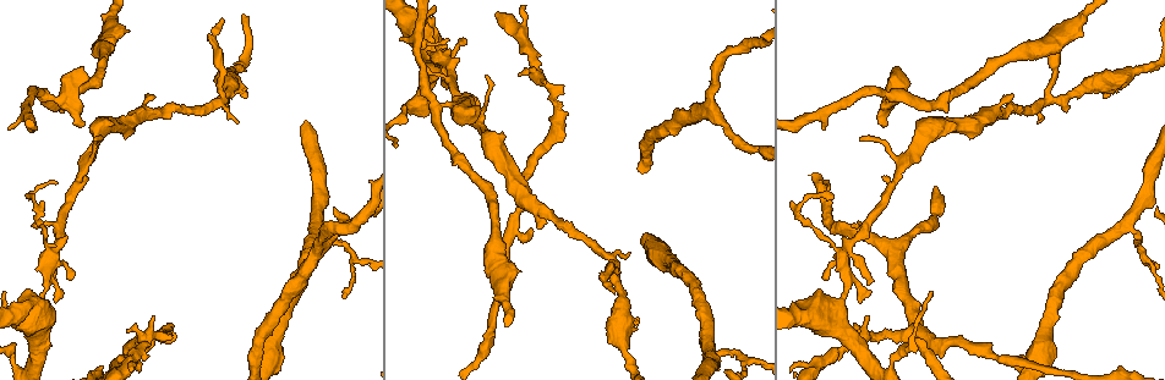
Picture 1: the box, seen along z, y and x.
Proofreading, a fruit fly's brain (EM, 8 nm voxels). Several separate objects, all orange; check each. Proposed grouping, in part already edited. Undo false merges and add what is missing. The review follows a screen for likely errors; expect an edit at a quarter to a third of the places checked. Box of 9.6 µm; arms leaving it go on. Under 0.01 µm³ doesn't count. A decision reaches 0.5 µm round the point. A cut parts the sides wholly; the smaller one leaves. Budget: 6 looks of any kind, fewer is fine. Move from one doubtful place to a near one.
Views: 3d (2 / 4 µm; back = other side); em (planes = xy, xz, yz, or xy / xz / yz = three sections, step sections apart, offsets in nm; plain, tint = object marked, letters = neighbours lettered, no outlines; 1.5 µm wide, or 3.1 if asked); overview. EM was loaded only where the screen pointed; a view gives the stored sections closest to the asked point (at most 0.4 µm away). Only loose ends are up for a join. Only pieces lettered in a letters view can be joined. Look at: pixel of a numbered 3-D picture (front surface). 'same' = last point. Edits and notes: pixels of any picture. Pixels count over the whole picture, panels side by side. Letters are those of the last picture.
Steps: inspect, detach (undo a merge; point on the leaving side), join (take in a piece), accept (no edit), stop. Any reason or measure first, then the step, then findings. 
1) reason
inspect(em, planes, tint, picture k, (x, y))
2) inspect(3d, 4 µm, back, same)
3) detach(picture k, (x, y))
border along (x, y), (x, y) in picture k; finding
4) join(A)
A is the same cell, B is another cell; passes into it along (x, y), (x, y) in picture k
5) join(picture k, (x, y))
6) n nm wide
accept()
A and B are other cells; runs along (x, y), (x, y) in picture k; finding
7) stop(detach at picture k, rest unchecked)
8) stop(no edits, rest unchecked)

inspect(em, yz, step 8, letters, picture 1, (861, 141))

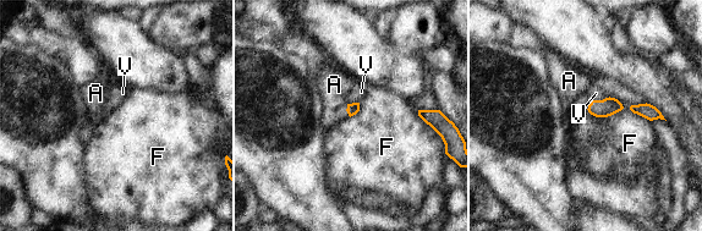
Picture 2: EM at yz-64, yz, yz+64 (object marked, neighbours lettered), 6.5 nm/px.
F touches over 170 nm
join(A)
A is the same cell, F and V are other cells; passes into it along (352, 109), (346, 109), (334, 84) in picture 2; it goes on there

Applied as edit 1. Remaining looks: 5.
inspect(em, planes, letters, picture 1, (315, 222))

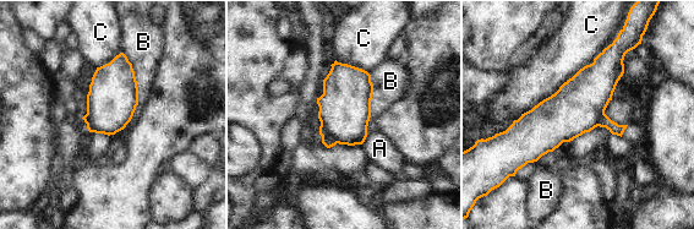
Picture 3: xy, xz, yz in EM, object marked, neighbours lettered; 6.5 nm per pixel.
C touches over 900 nm
detach(picture 3, (328, 142))
A, B and C are other cells; border along (321, 135), (327, 135), (337, 142) in picture 3; two cells meet here

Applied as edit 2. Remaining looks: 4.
stop(join at picture 2, detach at picture 3, rest unchecked)

